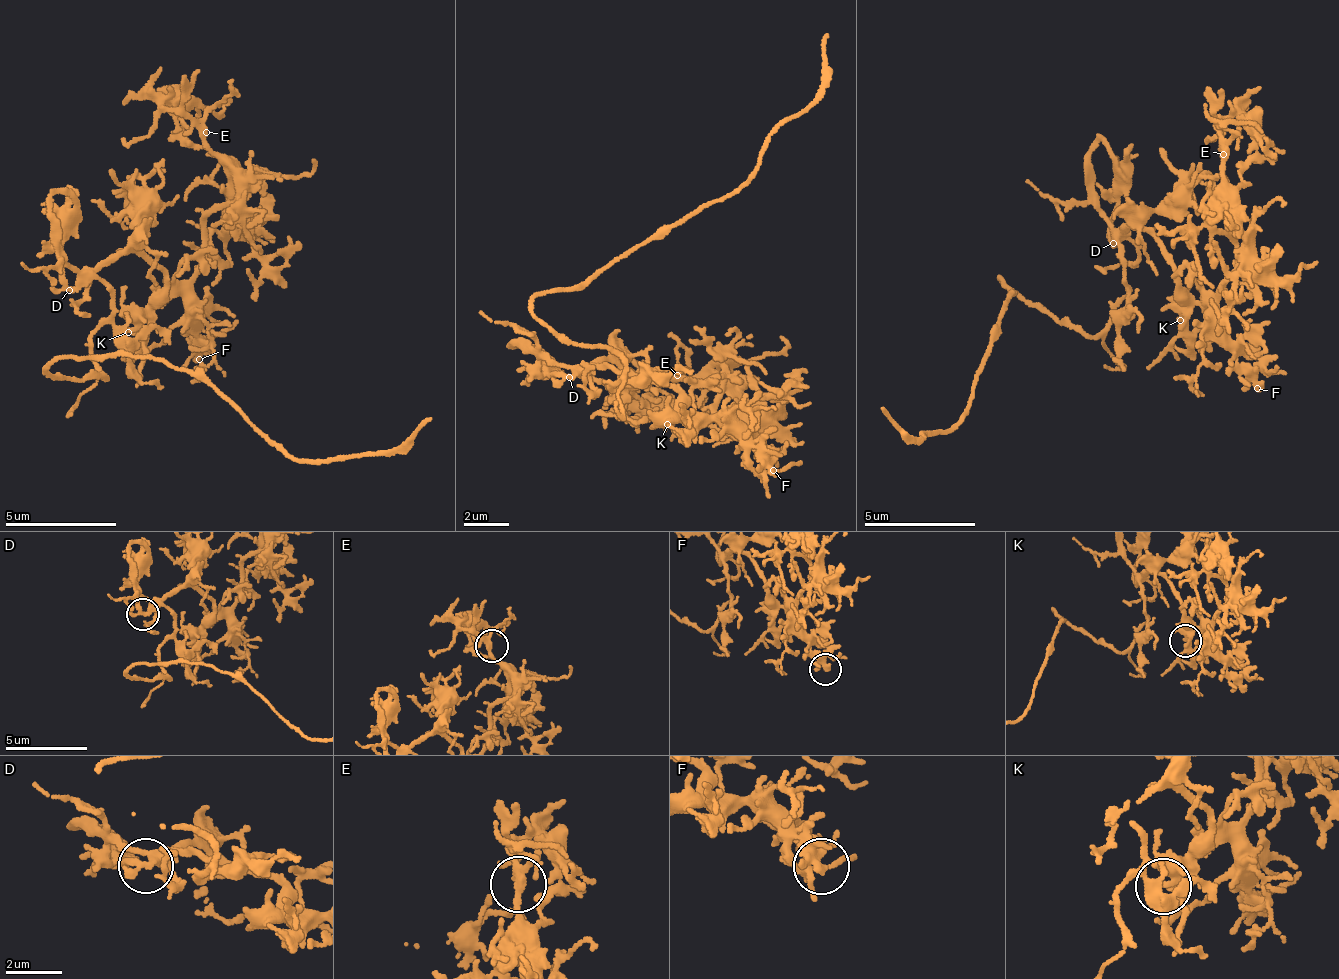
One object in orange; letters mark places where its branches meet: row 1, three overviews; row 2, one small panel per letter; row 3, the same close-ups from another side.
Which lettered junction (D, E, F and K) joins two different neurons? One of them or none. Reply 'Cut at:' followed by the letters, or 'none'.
Cut at: none

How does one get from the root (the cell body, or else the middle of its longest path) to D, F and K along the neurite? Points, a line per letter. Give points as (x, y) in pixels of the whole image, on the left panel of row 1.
D: (103, 377), (92, 338), (95, 325), (108, 315), (108, 288), (97, 278), (82, 280), (69, 291)
F: (103, 377), (92, 338), (108, 315), (101, 271), (135, 249), (165, 273), (153, 291), (184, 304), (199, 359)
K: (103, 377), (92, 338), (108, 315), (101, 271), (121, 253), (140, 249), (165, 273), (165, 295), (128, 332)

